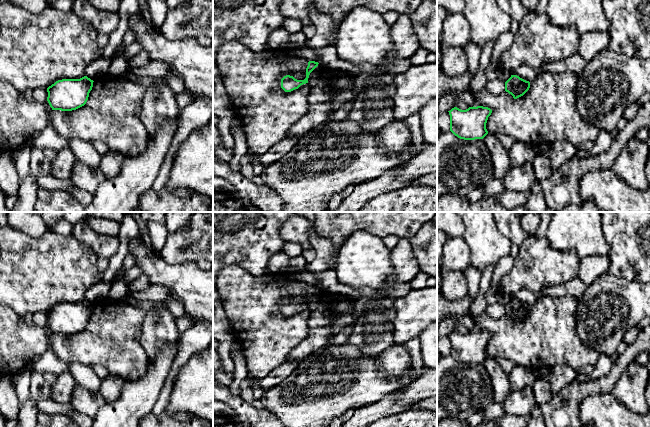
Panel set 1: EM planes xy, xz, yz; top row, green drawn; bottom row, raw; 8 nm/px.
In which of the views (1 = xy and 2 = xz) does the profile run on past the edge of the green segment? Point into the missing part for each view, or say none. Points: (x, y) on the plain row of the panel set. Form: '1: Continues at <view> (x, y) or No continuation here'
1: No continuation here
2: No continuation here

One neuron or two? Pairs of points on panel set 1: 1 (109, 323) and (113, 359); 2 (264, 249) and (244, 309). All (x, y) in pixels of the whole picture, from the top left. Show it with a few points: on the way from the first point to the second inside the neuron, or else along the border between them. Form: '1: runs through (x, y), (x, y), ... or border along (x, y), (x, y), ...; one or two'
1: runs through (112, 332), (113, 350); one
2: border along (234, 265), (240, 265), (255, 276), (263, 274); two

